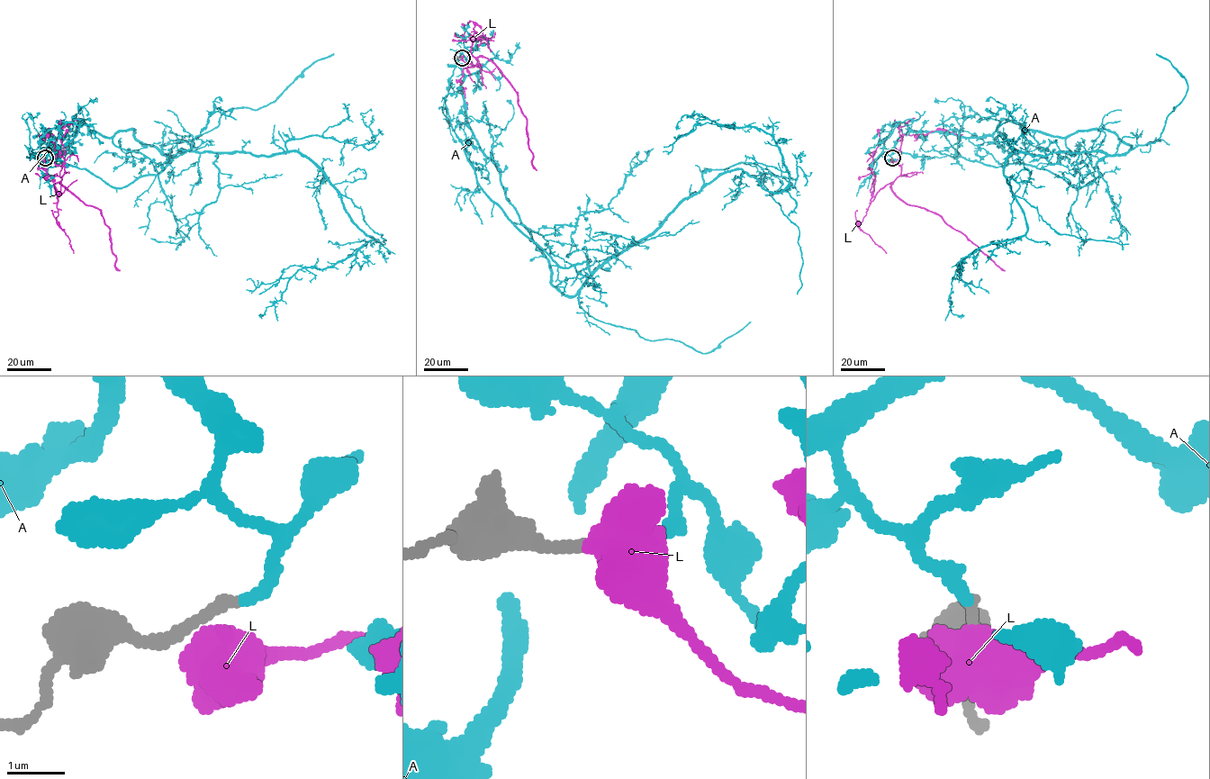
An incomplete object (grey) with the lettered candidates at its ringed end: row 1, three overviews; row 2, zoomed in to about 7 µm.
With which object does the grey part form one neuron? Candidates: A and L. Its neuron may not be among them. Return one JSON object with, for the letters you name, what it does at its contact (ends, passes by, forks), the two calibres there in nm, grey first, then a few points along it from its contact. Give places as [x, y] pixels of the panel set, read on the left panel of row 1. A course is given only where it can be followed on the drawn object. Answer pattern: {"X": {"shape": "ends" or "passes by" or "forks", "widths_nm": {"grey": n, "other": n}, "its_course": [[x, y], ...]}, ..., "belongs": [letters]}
{"A": {"shape": "ends", "widths_nm": {"grey": 180, "other": 260}, "its_course": [[45, 158], [47, 131], [58, 166], [125, 187], [183, 151], [299, 151], [373, 239], [330, 266], [246, 290]]}, "belongs": ["A"]}

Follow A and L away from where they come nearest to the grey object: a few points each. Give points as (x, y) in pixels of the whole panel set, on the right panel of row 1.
A: (892, 158), (908, 131), (942, 131), (1083, 187), (1106, 155), (1008, 158), (1027, 231), (952, 276), (986, 290)
L: (892, 158), (898, 159), (901, 167), (901, 174), (891, 185), (894, 193), (904, 202), (938, 214), (1005, 270)

